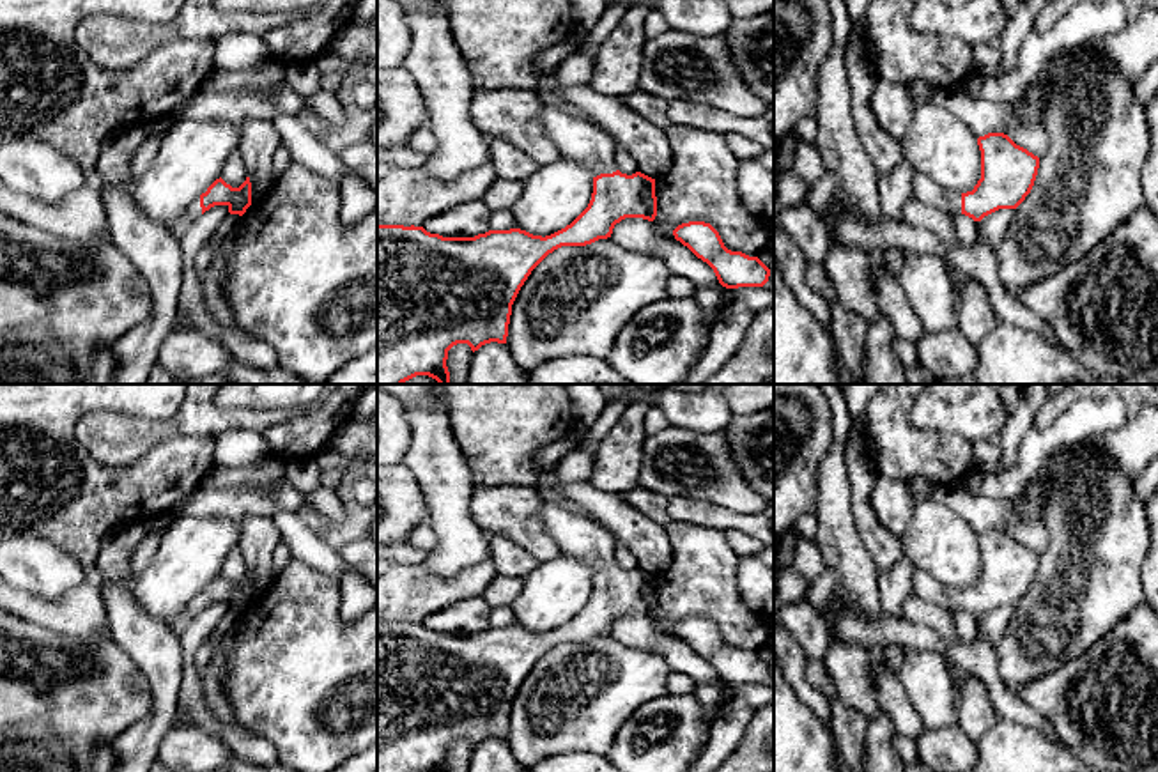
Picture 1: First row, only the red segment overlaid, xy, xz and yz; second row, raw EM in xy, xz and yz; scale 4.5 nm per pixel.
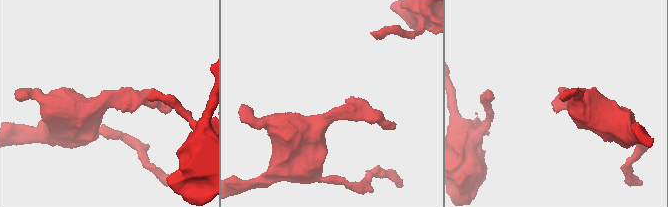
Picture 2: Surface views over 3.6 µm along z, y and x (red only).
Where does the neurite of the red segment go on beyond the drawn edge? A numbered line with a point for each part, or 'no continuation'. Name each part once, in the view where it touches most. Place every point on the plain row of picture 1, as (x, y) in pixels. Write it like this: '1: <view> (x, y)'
1: xz (576, 533)

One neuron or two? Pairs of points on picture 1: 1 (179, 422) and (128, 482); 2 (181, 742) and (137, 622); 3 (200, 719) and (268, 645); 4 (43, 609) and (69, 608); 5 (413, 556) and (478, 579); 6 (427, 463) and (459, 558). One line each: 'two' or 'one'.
1: two
2: two
3: two
4: one
5: two
6: one

